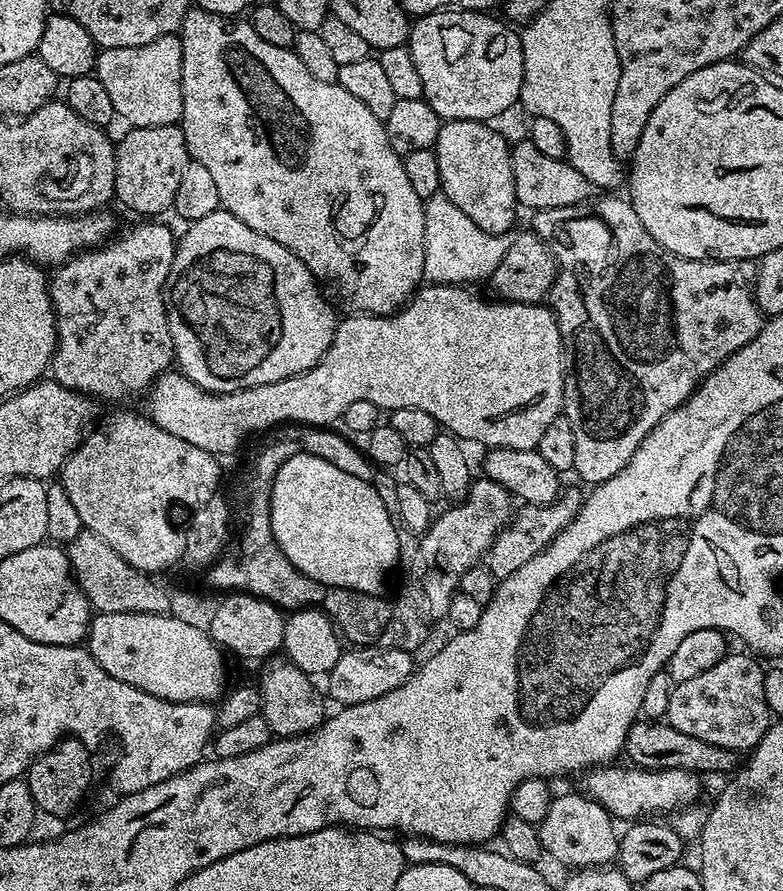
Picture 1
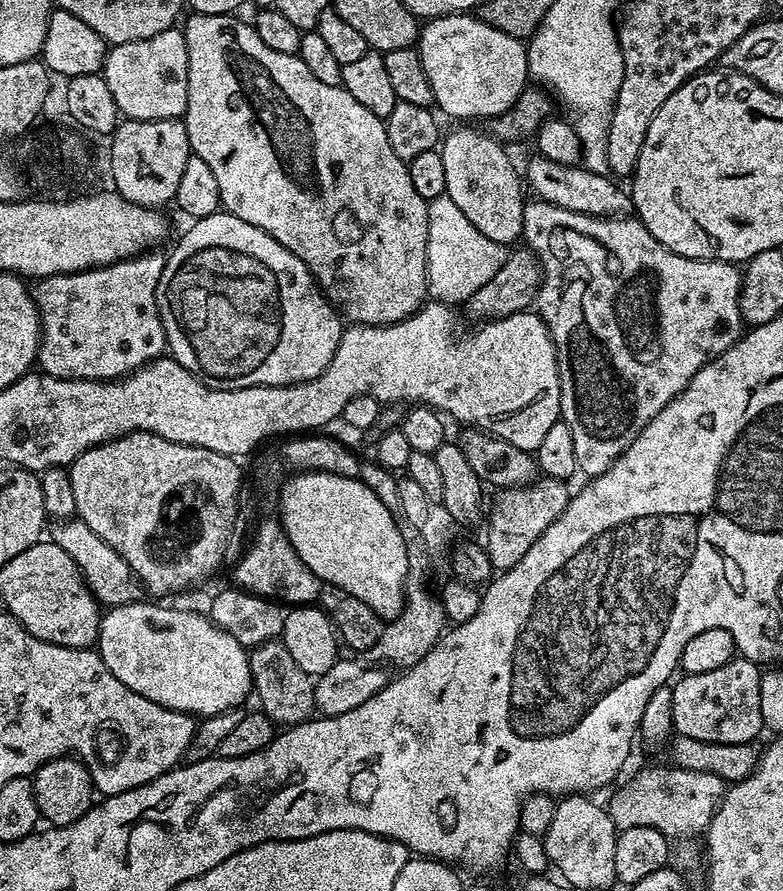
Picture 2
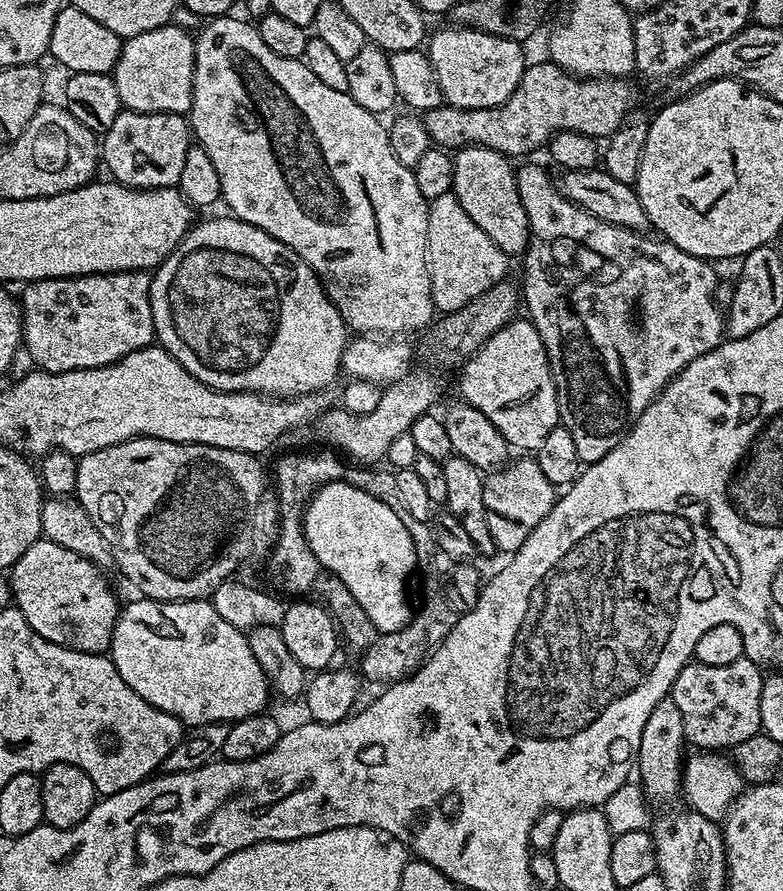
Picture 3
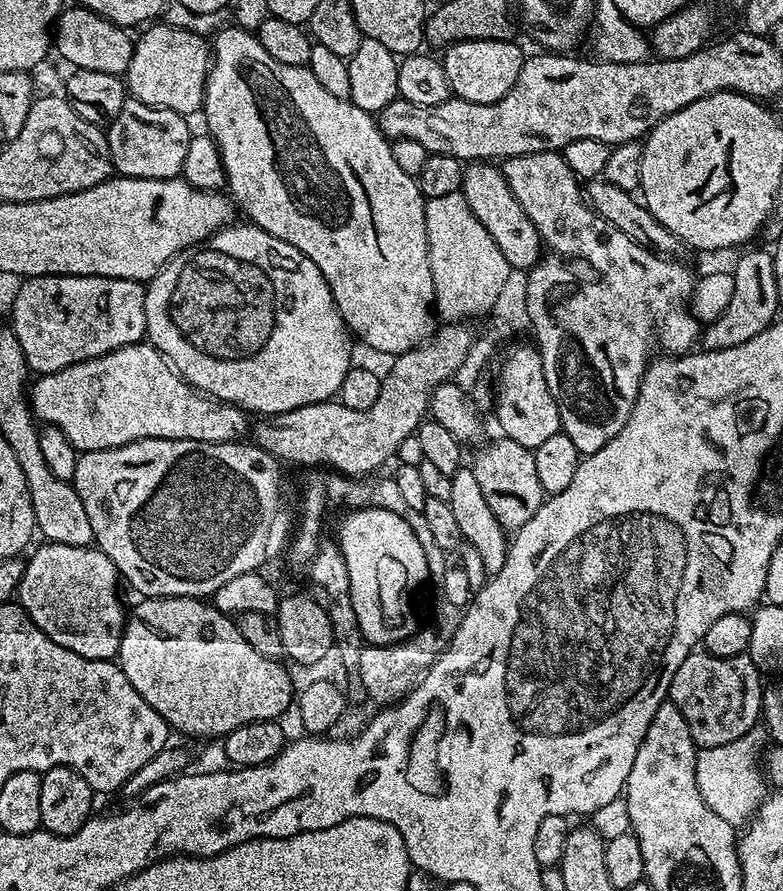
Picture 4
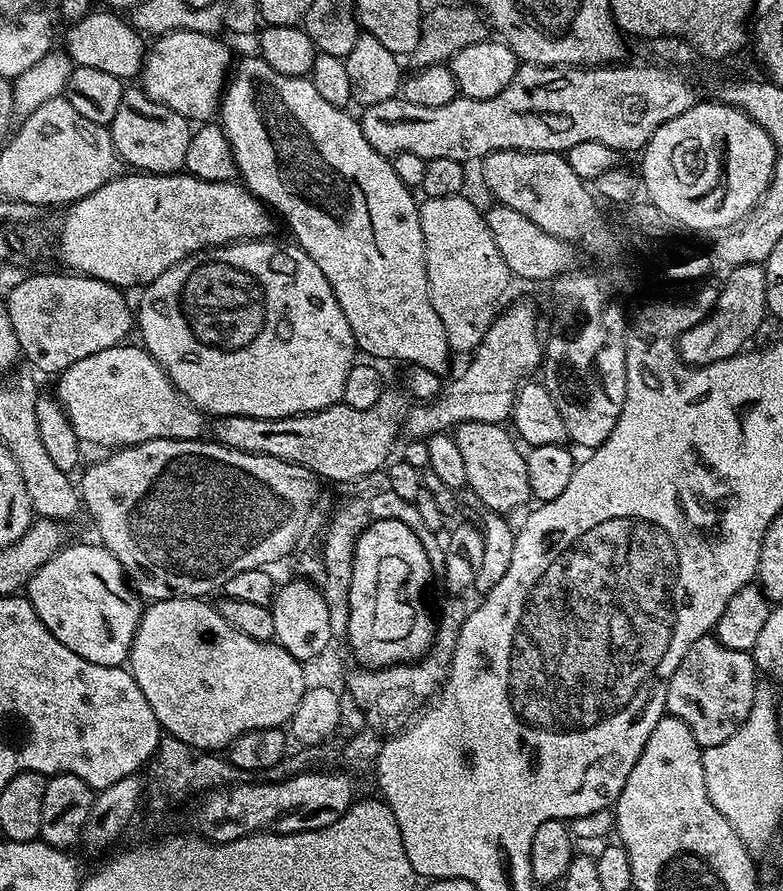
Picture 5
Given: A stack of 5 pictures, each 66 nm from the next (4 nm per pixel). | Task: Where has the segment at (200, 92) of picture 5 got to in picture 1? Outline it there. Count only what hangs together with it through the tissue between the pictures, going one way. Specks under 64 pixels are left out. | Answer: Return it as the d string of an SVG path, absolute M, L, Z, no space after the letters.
M179 35L154 38L146 46L105 48L97 55L94 75L107 91L114 110L133 128L179 124L182 114L182 46Z

